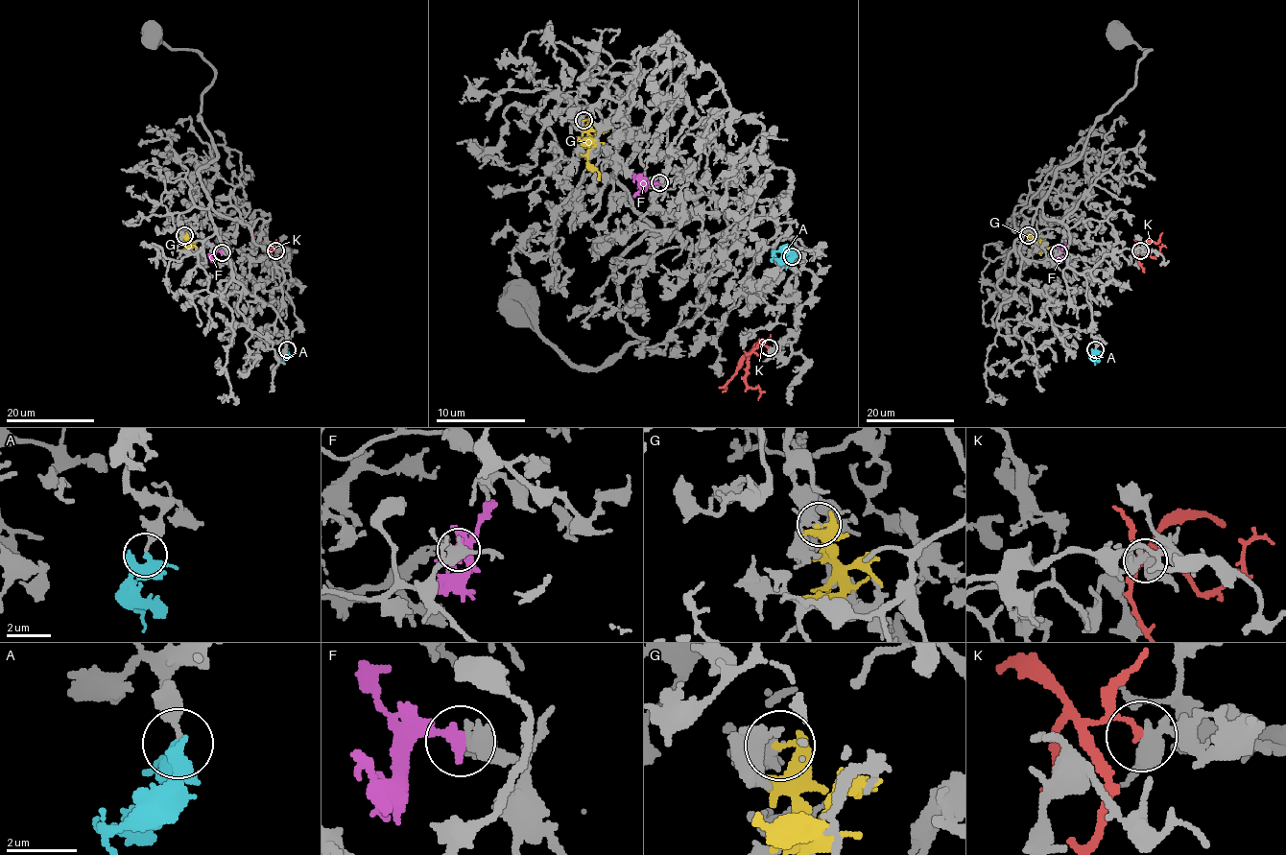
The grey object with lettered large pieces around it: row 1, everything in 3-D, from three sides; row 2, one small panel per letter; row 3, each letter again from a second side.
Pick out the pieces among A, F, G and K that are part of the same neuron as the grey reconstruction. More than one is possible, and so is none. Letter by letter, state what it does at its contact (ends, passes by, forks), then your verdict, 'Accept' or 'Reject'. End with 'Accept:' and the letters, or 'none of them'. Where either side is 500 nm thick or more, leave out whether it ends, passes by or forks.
A: It passes by. Reject
F: It ends there. Accept
G: It ends there. Reject
K: It ends there. Reject
Accept: F

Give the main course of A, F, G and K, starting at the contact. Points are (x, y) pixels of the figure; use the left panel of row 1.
A: (287, 349), (279, 365)
F: (222, 252), (215, 251), (208, 243)
G: (184, 236), (186, 248), (192, 245)
K: (276, 250), (267, 248), (264, 257), (271, 247)

